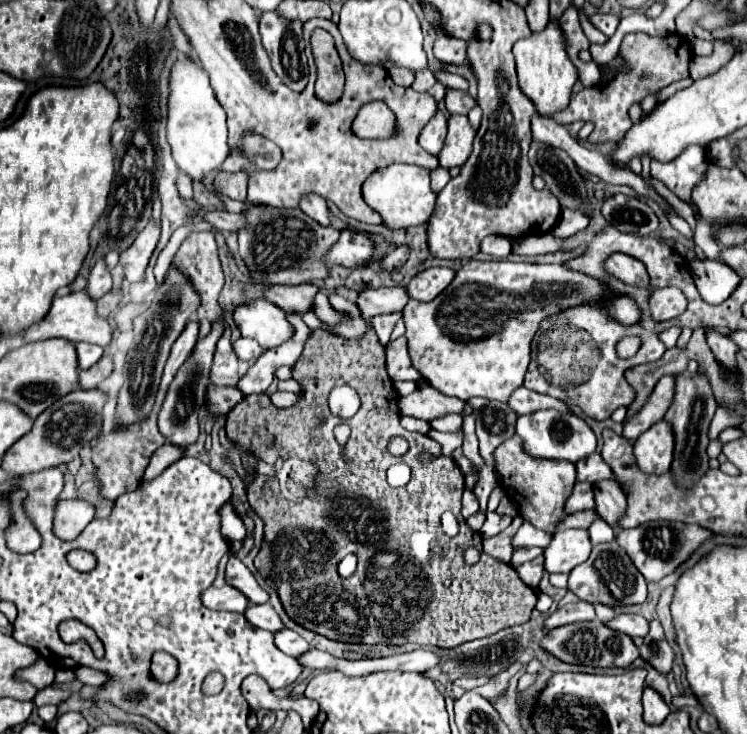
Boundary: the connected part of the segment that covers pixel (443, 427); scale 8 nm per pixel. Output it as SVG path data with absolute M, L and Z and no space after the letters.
M448 414L430 423L431 427L442 432L456 432L461 428L462 417L459 414Z

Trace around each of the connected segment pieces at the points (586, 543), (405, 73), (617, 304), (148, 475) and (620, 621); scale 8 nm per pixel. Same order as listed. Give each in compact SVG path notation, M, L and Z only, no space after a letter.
M563 530L553 534L551 544L545 550L545 570L569 574L577 564L585 562L591 554L591 540L587 530Z
M391 68L388 73L396 84L405 87L410 87L415 79L415 74L406 68Z
M613 298L607 302L609 312L623 324L633 324L639 320L639 310L635 308L635 302L629 298Z
M165 443L158 448L150 458L149 464L143 475L143 480L149 481L156 478L167 466L176 462L184 452L185 449L181 447L171 443Z
M617 614L613 620L605 622L605 626L613 628L617 632L623 632L623 634L627 634L631 638L645 636L647 628L649 628L647 620L643 616L639 616L639 614Z

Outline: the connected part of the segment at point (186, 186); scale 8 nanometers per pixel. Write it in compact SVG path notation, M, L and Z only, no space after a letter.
M179 172L177 176L177 190L183 198L193 198L193 188L191 188L191 178L183 172Z

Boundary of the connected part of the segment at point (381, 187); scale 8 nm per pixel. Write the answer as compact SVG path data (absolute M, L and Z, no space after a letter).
M391 164L389 168L373 172L363 184L363 198L373 210L381 212L383 222L389 228L409 228L415 224L425 224L437 202L437 194L429 184L429 170L411 164Z

